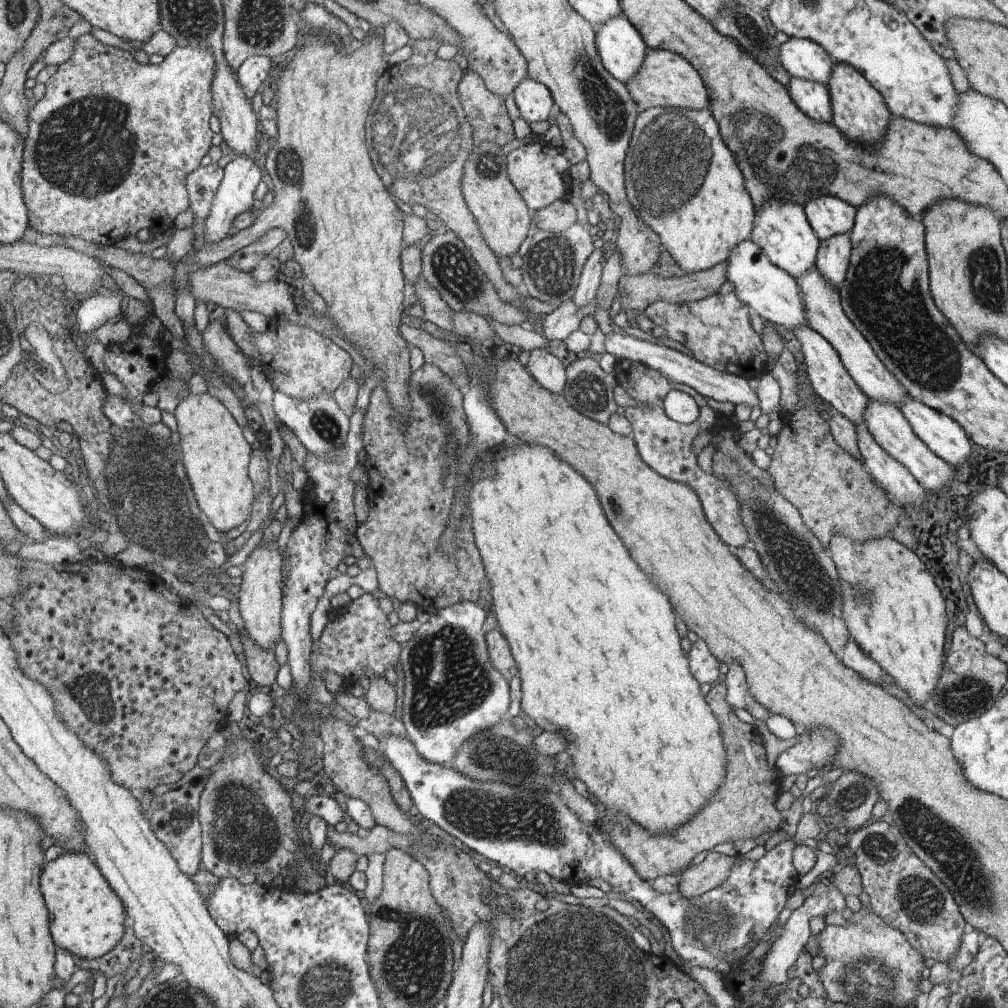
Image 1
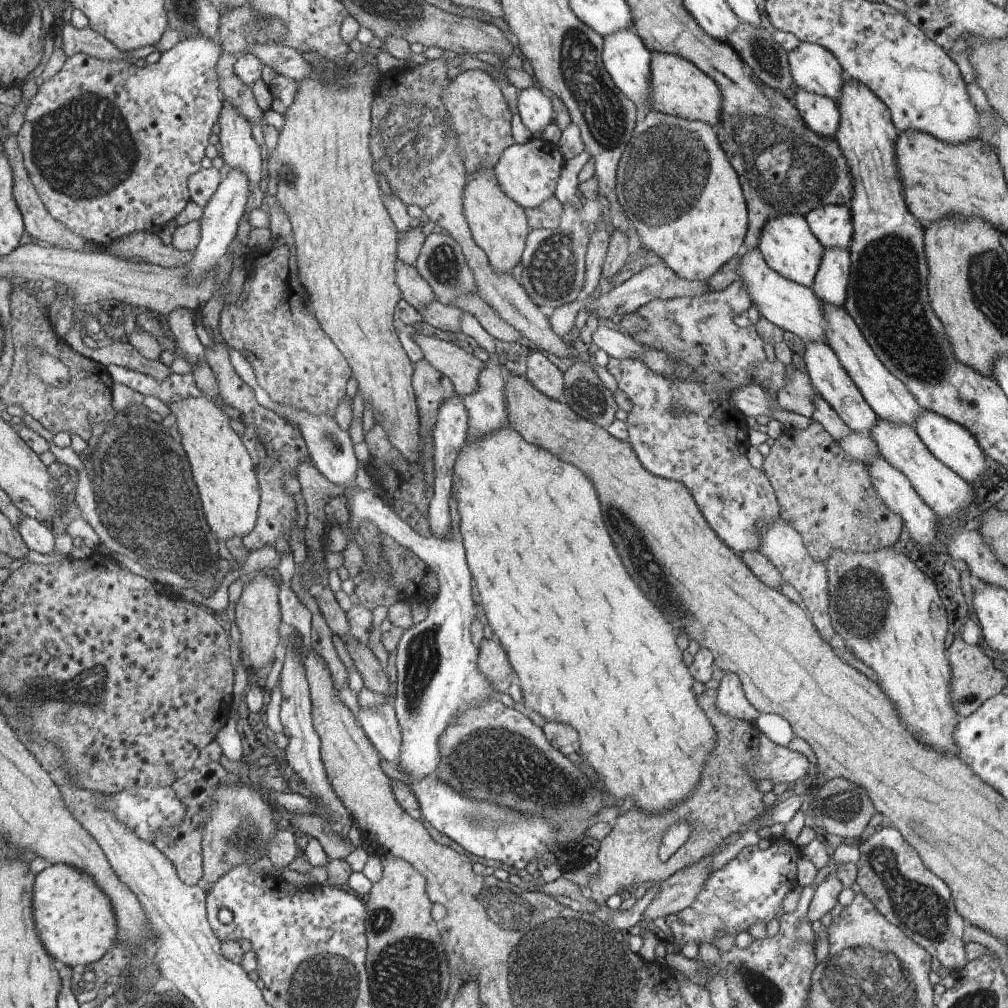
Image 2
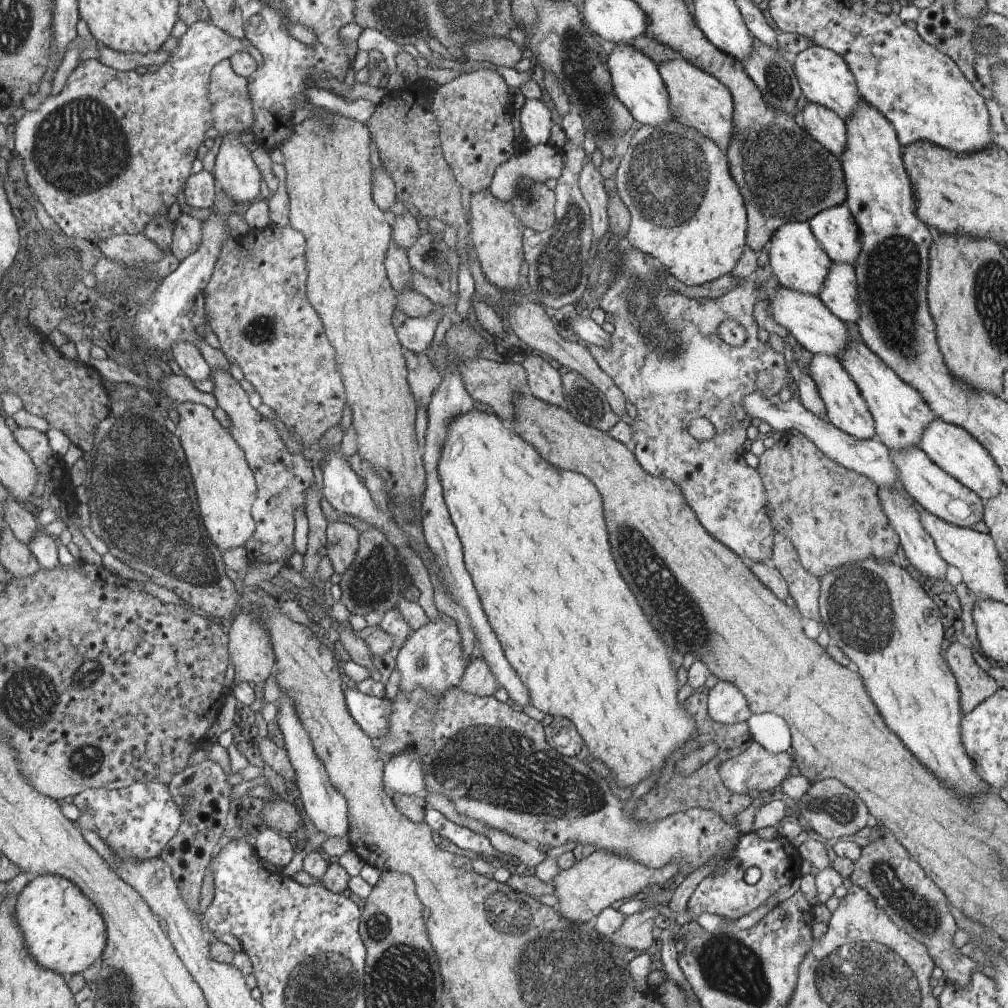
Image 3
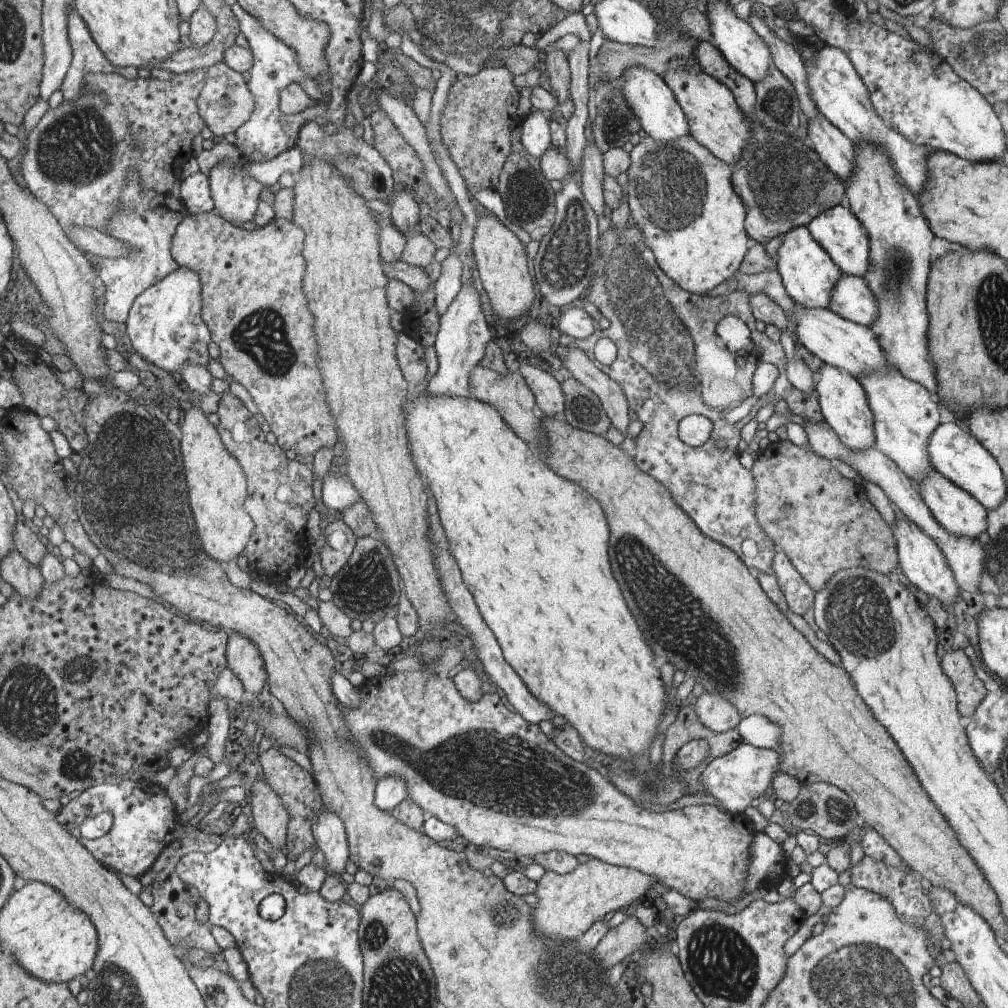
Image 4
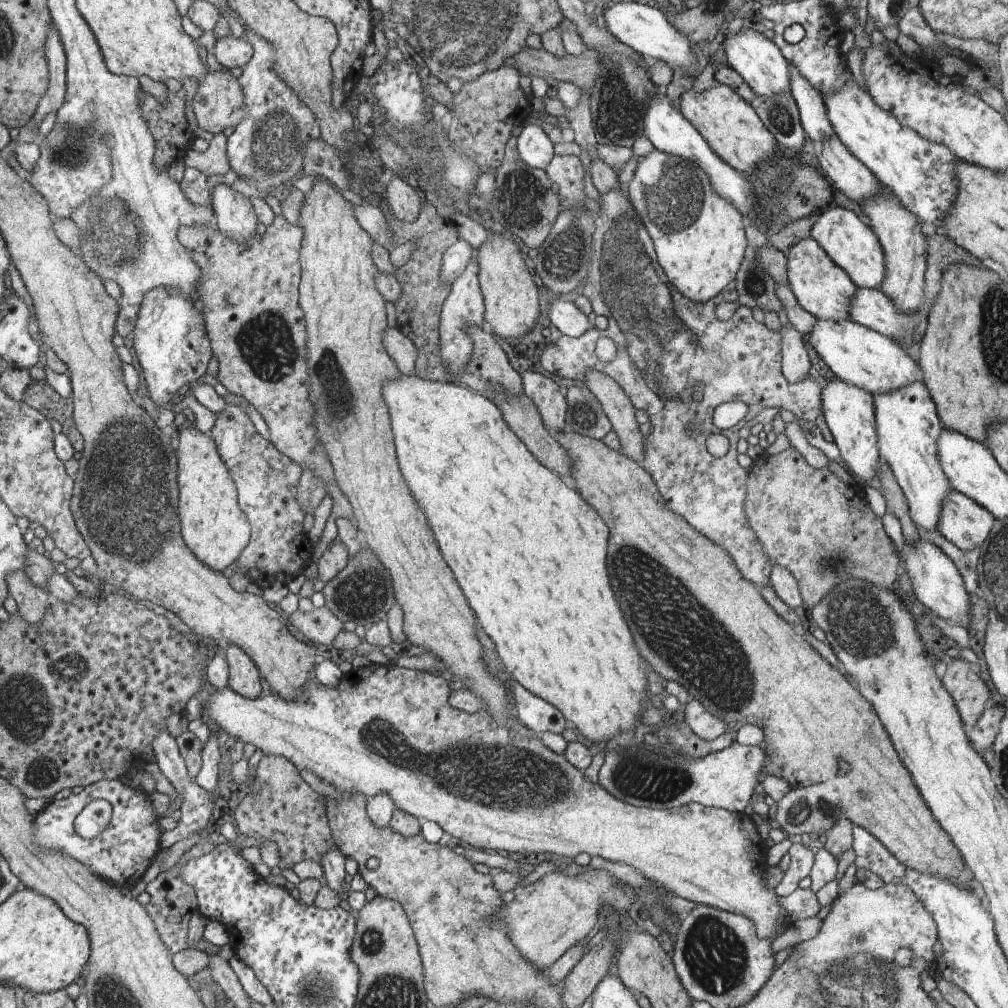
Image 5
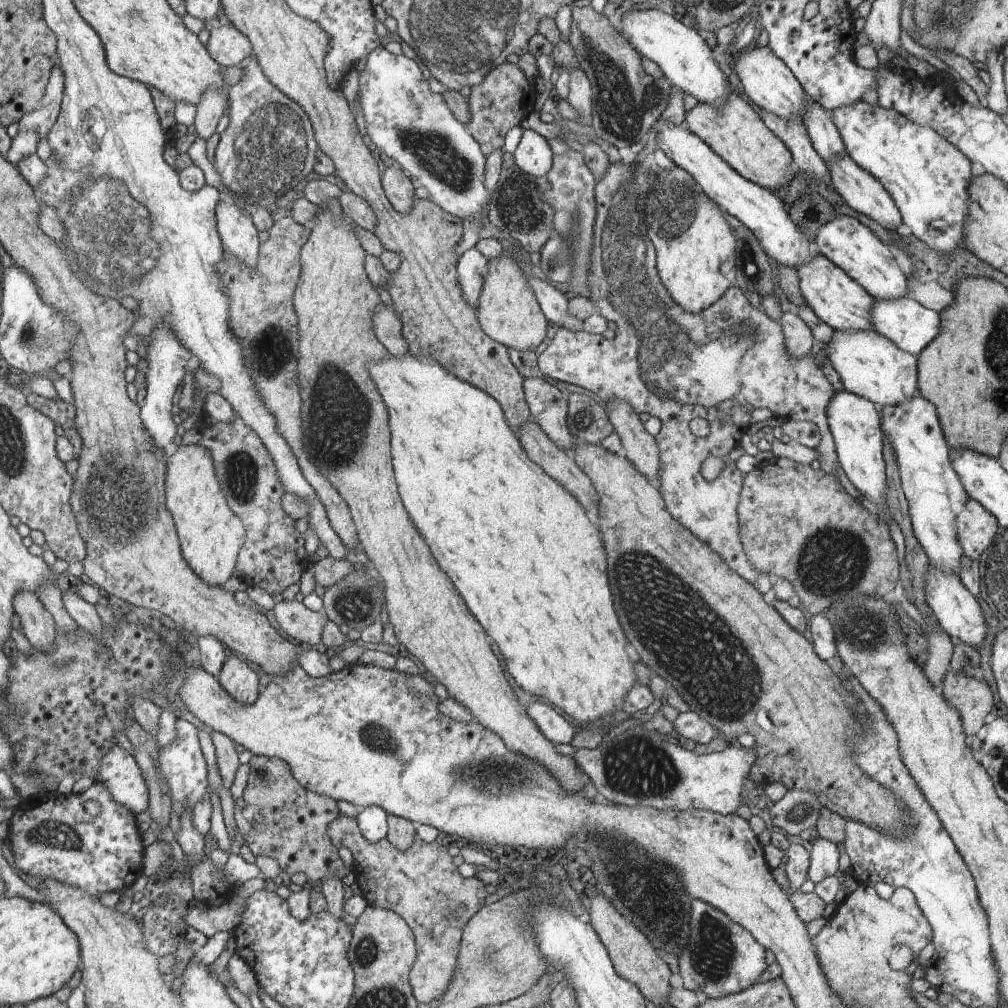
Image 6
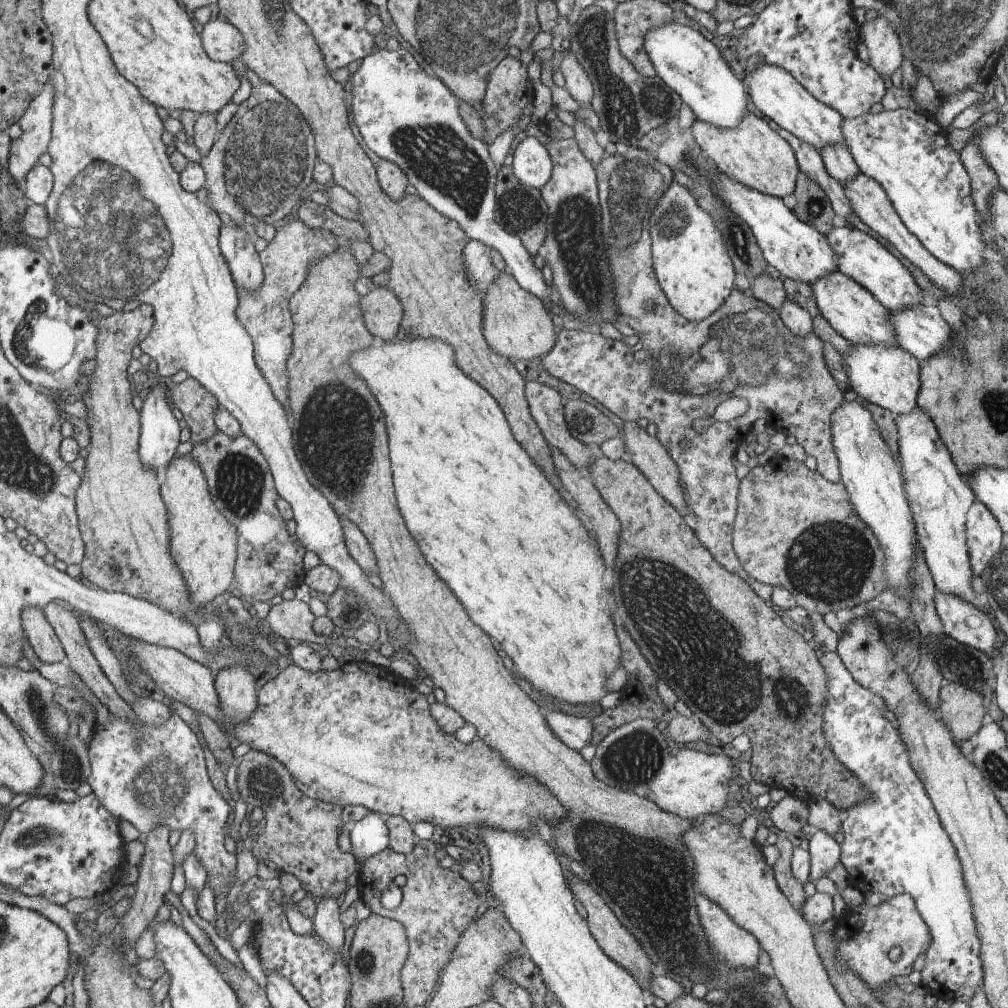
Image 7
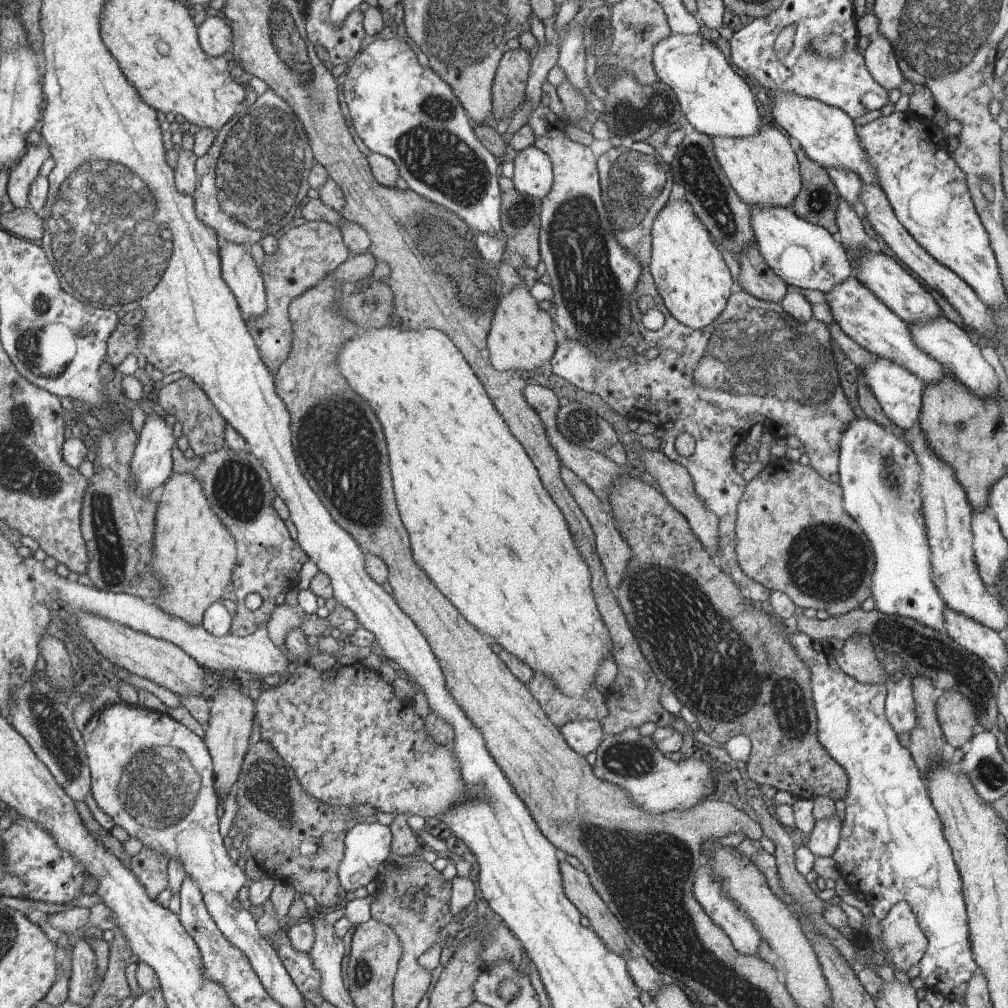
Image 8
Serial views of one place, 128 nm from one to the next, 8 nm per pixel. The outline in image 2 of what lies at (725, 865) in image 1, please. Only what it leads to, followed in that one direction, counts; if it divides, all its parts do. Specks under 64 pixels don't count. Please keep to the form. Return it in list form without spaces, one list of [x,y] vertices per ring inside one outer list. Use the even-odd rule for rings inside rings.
[[[708,855],[692,864],[691,867],[683,868],[682,871],[668,877],[660,882],[660,892],[658,898],[654,898],[646,912],[644,912],[641,926],[647,928],[644,920],[654,922],[656,918],[666,918],[672,914],[683,911],[698,898],[698,895],[704,890],[706,884],[707,869],[711,865],[713,855]]]

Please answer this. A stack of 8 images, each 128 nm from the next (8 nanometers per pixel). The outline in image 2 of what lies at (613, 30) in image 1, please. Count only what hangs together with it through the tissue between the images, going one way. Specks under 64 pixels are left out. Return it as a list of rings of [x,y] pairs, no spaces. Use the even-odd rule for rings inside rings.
[[[627,29],[626,31],[613,33],[612,35],[604,37],[603,40],[604,40],[604,44],[603,44],[603,64],[604,64],[604,67],[606,68],[607,72],[610,74],[611,80],[615,82],[616,86],[618,86],[619,90],[623,94],[626,94],[626,96],[628,96],[628,99],[632,100],[632,102],[634,102],[636,104],[640,104],[640,108],[641,108],[643,114],[646,114],[648,111],[652,111],[653,110],[653,104],[652,104],[652,108],[650,108],[650,106],[648,106],[648,96],[650,96],[651,91],[652,91],[652,94],[653,94],[653,84],[651,83],[651,79],[652,79],[652,76],[651,76],[652,52],[650,52],[648,50],[648,48],[642,43],[642,40],[637,36],[636,32],[634,32],[634,29]]]

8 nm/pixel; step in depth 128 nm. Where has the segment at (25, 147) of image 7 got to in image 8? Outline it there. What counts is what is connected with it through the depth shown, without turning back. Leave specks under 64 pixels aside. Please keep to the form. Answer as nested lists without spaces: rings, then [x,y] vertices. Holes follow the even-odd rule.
[[[42,137],[40,142],[28,144],[27,152],[9,170],[7,193],[16,210],[28,207],[28,190],[38,176],[38,170],[49,157],[48,142]]]

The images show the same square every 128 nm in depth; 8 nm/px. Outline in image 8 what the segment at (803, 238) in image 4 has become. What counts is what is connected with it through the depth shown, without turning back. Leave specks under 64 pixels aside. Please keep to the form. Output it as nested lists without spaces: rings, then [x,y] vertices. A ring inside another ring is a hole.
[[[850,276],[842,282],[836,284],[830,292],[824,293],[828,300],[828,308],[834,316],[836,323],[839,323],[844,334],[860,344],[862,348],[868,350],[876,356],[894,360],[902,368],[908,368],[922,380],[925,386],[940,382],[944,378],[945,370],[932,356],[924,354],[924,350],[916,346],[912,340],[908,323],[896,316],[888,306],[886,306],[869,288],[866,288],[856,277]]]

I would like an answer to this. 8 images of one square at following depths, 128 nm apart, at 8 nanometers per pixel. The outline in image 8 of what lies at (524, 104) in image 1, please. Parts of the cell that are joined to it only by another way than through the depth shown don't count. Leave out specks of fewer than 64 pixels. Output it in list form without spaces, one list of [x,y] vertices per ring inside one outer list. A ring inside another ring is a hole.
[[[533,145],[517,153],[513,162],[514,188],[526,197],[544,199],[554,183],[554,165],[551,163],[551,157]]]

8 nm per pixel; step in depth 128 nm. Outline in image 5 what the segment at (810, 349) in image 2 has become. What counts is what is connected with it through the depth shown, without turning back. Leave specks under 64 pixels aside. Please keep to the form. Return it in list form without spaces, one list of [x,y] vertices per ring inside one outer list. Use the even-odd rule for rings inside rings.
[[[840,378],[827,380],[822,391],[822,412],[838,446],[842,460],[846,462],[849,472],[868,484],[878,474],[880,455],[877,447],[876,419],[873,395],[864,388],[848,384]]]

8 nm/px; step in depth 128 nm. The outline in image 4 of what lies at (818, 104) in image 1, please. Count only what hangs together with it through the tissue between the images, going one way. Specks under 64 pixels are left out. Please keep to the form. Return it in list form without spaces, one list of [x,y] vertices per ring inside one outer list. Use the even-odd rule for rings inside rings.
[[[818,114],[814,120],[808,120],[808,136],[820,160],[840,180],[848,182],[856,168],[856,153],[850,138],[822,114]]]

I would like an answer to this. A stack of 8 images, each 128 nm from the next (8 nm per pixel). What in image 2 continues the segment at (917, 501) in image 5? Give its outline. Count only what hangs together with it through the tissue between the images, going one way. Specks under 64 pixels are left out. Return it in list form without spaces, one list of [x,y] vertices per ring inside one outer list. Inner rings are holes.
[[[820,300],[820,304],[824,310],[824,322],[826,322],[826,326],[824,326],[826,342],[832,347],[840,364],[859,388],[866,402],[876,412],[877,418],[894,422],[894,424],[910,424],[914,428],[916,416],[924,410],[918,406],[916,398],[912,396],[906,385],[884,366],[879,356],[876,356],[856,326],[856,322],[852,320],[852,316],[846,312],[844,307],[832,306],[822,300]]]

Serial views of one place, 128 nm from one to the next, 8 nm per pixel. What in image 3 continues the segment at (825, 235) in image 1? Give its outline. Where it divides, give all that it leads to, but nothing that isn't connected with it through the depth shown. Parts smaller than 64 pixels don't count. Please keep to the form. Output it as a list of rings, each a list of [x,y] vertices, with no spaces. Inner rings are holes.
[[[845,203],[820,212],[808,224],[832,263],[856,266],[862,248],[859,226]]]

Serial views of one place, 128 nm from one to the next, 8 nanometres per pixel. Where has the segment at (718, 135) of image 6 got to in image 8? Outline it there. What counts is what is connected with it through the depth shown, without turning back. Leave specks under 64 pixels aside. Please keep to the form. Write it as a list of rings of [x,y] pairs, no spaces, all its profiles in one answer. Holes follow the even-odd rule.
[[[768,123],[754,136],[726,138],[712,136],[712,150],[722,167],[725,177],[736,194],[750,207],[776,206],[786,208],[795,200],[801,189],[799,159],[790,145],[790,140]]]

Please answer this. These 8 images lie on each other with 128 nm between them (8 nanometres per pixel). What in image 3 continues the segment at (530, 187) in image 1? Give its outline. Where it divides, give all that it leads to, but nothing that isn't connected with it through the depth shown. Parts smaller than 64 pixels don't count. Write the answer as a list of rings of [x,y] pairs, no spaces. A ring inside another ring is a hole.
[[[554,145],[527,146],[519,149],[505,164],[497,168],[489,190],[500,201],[508,204],[514,196],[514,180],[527,177],[544,183],[563,175],[562,151]]]

